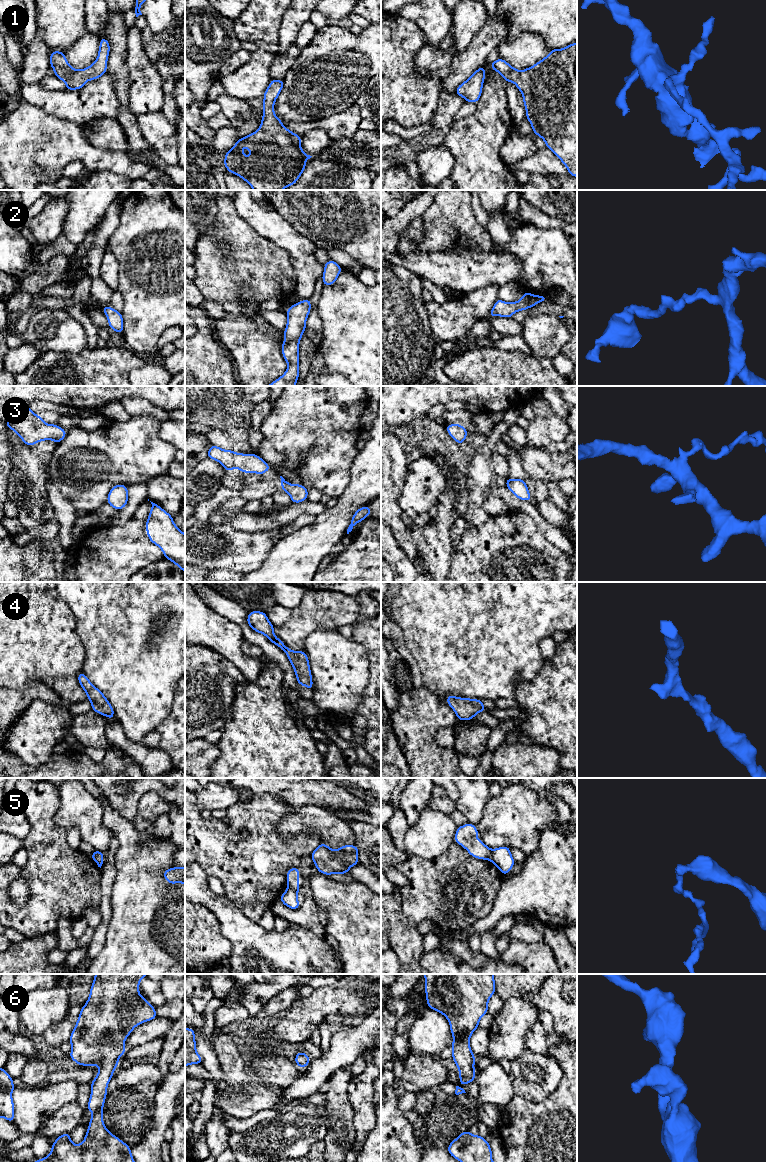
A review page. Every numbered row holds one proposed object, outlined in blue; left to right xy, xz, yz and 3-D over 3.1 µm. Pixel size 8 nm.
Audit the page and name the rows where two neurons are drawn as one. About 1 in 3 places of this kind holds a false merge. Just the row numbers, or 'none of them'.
5

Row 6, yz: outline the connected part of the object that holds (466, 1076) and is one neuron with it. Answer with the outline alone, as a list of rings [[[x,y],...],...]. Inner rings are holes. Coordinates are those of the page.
[[[424,974],[427,1007],[443,1014],[450,1024],[453,1036],[452,1059],[459,1070],[459,1083],[467,1085],[475,1081],[475,1056],[470,1048],[470,1037],[479,1027],[480,1019],[488,1013],[488,1001],[496,993],[494,974]]]

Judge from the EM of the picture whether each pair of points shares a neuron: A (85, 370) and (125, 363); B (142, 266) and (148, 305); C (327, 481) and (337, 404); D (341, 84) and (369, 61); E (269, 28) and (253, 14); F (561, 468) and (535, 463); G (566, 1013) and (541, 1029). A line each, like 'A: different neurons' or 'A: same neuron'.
A: same neuron
B: same neuron
C: same neuron
D: same neuron
E: same neuron
F: same neuron
G: different neurons

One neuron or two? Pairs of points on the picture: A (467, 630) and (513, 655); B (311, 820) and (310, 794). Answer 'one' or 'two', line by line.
A: one
B: two

